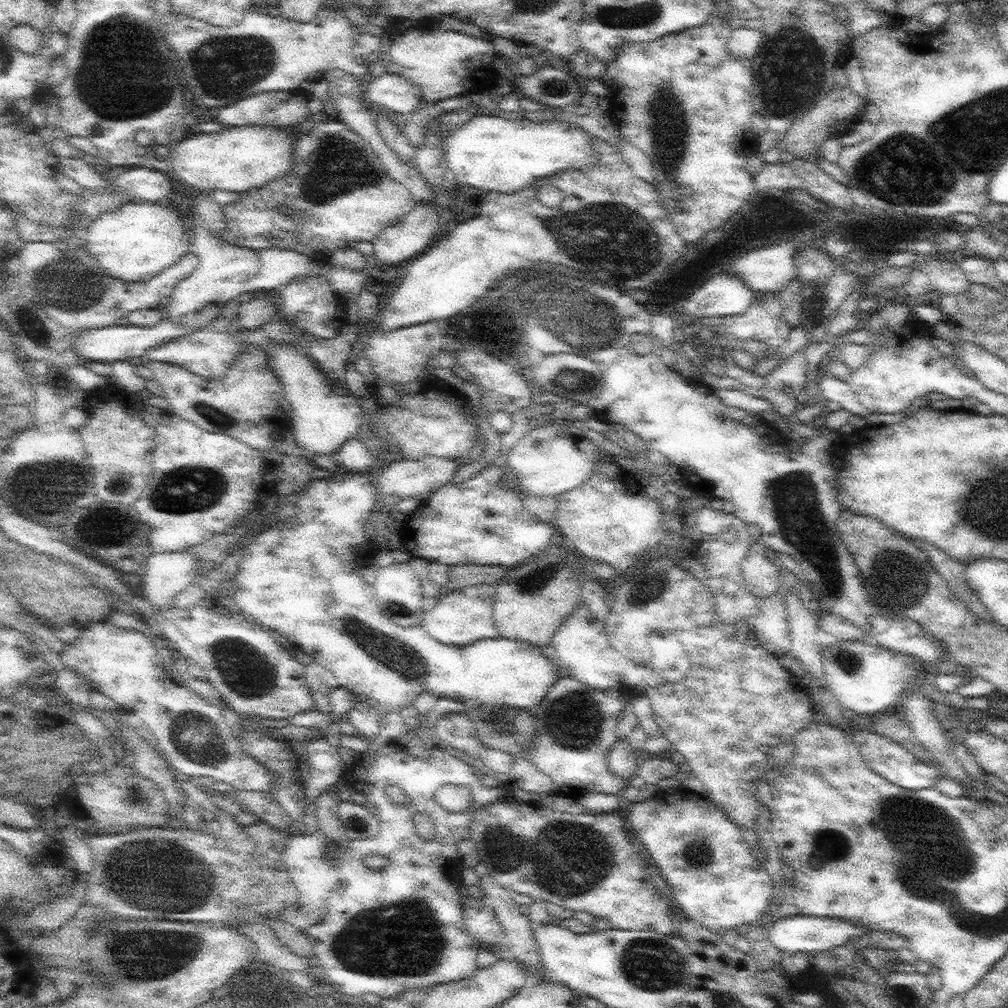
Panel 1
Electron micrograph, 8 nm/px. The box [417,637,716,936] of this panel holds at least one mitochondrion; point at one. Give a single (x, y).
(569, 861)

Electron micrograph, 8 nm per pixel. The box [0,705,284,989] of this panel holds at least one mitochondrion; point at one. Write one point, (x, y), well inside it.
(161, 881)

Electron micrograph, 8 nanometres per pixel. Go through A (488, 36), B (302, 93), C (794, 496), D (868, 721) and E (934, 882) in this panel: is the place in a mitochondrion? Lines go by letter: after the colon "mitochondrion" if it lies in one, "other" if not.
A: other
B: other
C: mitochondrion
D: other
E: mitochondrion

